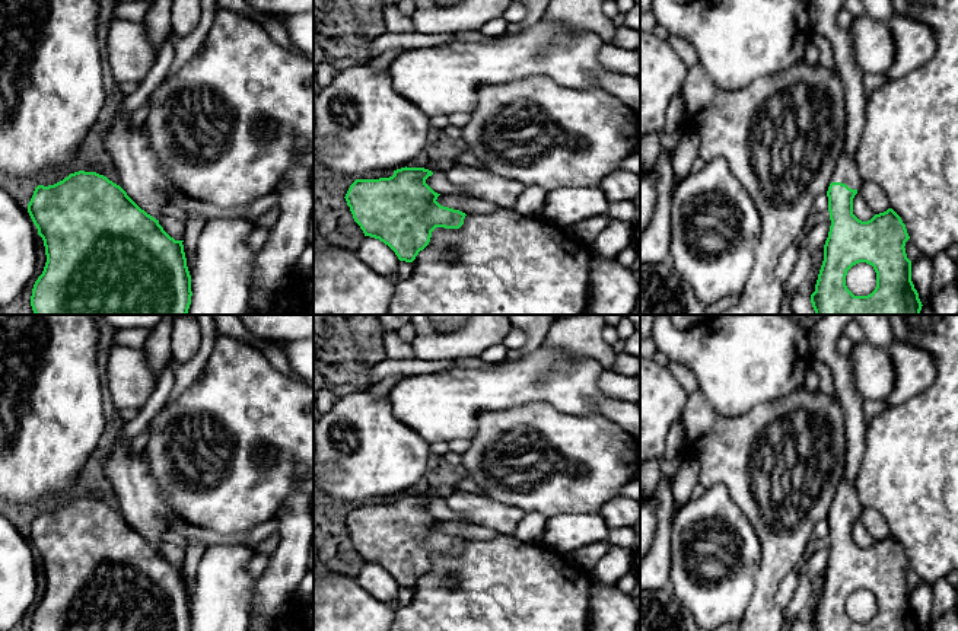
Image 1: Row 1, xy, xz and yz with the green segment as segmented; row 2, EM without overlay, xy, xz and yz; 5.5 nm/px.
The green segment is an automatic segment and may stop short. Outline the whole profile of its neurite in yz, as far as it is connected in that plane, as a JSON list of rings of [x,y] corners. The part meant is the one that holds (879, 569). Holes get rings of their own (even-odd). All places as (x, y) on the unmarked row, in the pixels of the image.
[[[843,477],[827,517],[830,538],[830,558],[824,571],[824,587],[811,621],[812,631],[922,631],[919,619],[911,608],[911,587],[906,580],[906,568],[910,565],[901,544],[888,535],[862,548],[853,541],[853,525],[860,514],[860,503],[856,488]],[[866,589],[876,599],[876,614],[868,622],[854,622],[846,612],[847,597]]]

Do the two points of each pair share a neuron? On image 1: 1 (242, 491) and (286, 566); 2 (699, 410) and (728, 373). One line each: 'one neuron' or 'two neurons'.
1: two neurons
2: two neurons

